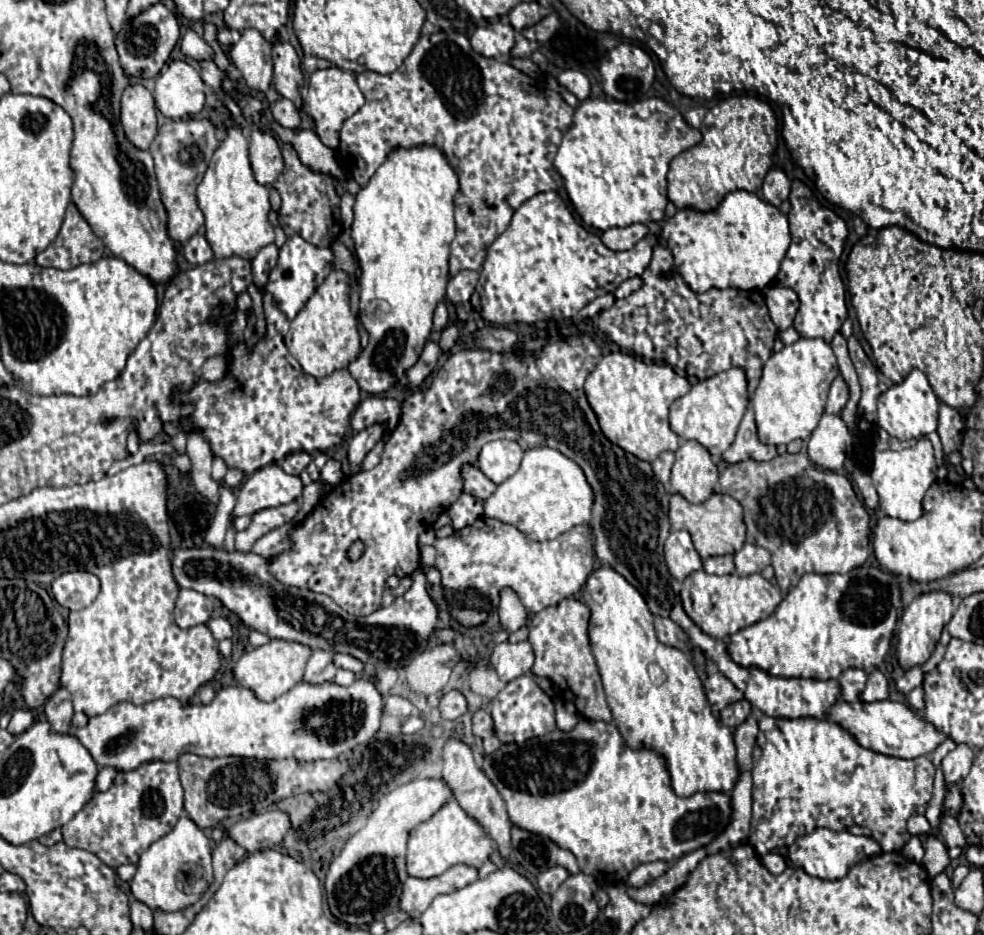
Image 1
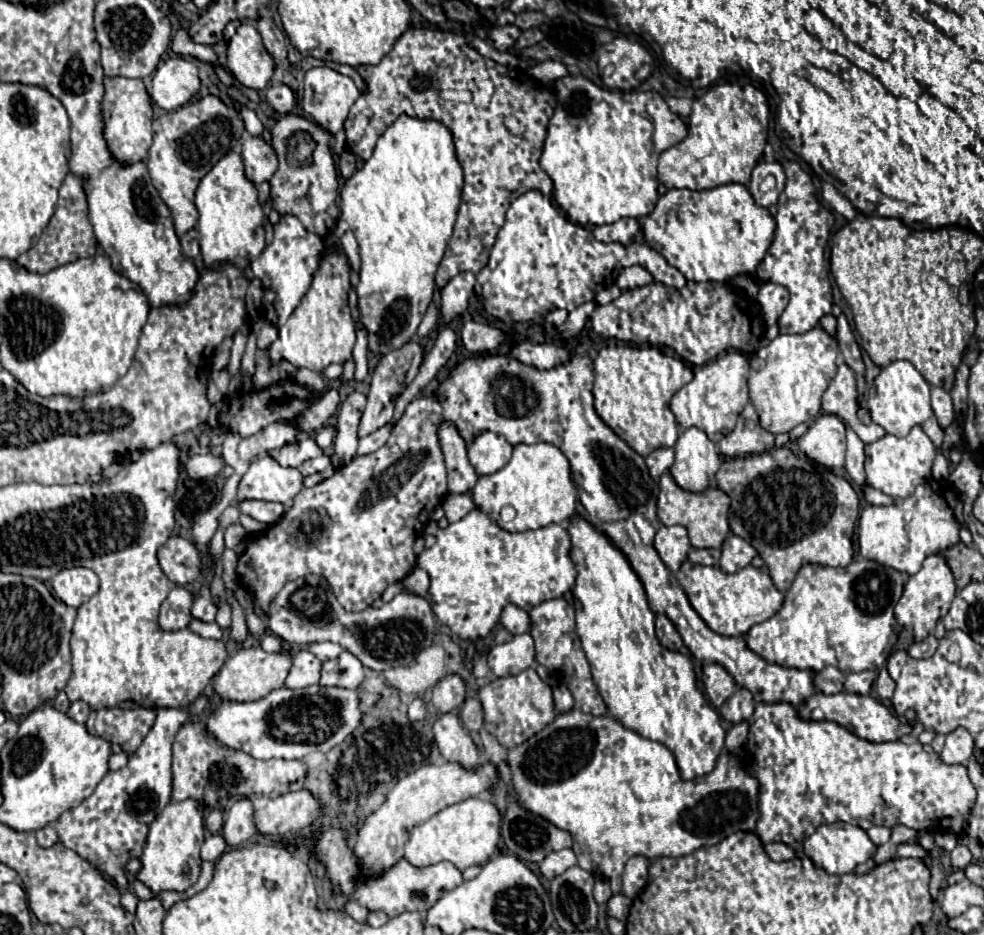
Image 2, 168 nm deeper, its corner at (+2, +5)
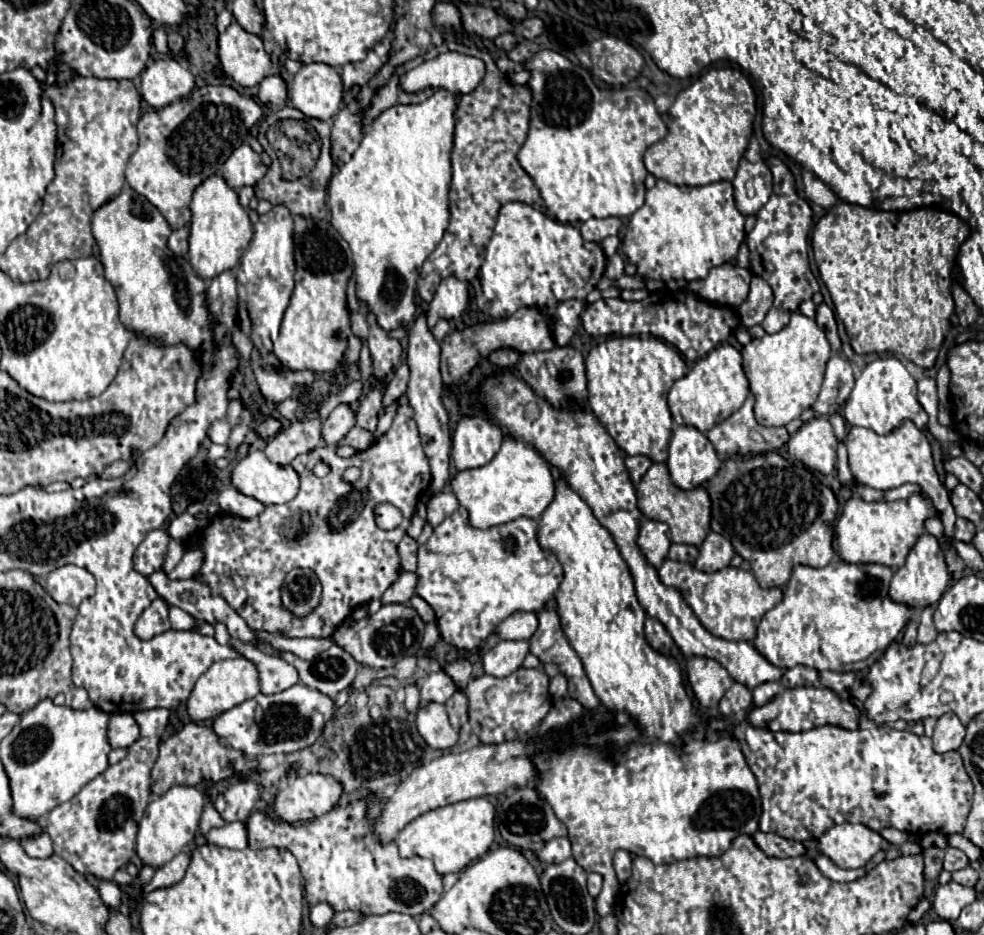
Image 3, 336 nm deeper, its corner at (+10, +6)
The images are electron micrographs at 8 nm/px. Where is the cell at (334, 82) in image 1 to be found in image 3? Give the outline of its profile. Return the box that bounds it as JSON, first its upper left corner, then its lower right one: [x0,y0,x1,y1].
[290,63,342,121]

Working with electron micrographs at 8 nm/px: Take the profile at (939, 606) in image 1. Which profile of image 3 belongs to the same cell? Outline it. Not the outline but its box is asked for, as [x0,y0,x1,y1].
[890,533,948,607]

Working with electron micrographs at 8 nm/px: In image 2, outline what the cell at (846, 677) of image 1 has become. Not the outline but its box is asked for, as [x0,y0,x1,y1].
[816,666,846,694]

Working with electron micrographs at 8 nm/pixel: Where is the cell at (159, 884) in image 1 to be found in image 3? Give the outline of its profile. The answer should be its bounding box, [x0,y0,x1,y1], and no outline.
[136,785,204,867]

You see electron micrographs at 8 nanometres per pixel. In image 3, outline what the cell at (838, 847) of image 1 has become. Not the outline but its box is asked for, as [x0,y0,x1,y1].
[818,823,886,869]

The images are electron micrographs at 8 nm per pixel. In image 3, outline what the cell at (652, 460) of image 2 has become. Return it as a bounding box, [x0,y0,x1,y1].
[624,455,652,485]

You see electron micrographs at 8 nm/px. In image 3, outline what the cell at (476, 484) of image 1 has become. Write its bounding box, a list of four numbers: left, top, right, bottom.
[406,313,450,491]

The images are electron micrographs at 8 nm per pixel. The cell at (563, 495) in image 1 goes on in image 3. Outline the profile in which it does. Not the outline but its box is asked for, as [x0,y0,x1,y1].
[450,437,554,529]

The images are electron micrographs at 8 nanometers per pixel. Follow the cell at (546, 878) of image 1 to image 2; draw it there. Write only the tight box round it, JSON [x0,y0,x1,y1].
[540,848,576,880]

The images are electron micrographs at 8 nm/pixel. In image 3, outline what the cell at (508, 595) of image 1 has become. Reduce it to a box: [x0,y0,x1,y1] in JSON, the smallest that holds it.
[498,613,538,641]

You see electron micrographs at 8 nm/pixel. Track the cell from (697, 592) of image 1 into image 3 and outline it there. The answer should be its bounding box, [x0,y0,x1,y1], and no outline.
[658,559,782,641]

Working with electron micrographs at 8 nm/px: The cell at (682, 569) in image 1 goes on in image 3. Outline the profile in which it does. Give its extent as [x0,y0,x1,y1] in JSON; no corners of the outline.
[636,519,672,569]

